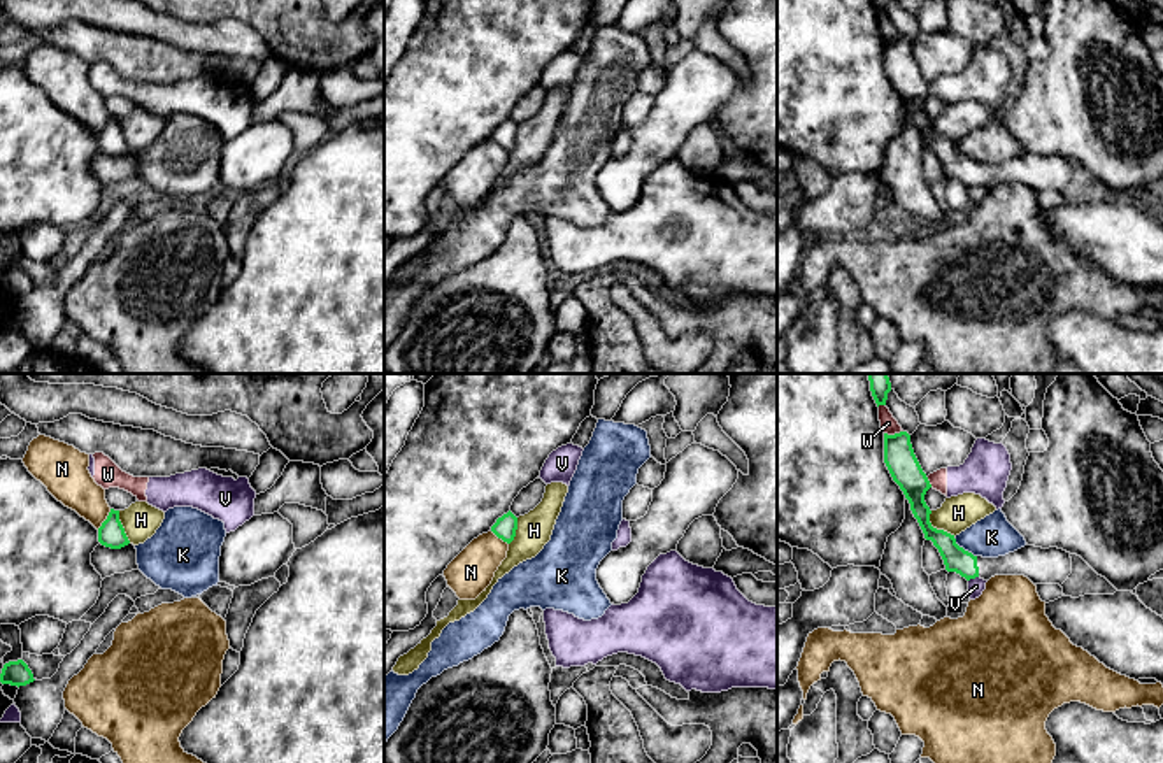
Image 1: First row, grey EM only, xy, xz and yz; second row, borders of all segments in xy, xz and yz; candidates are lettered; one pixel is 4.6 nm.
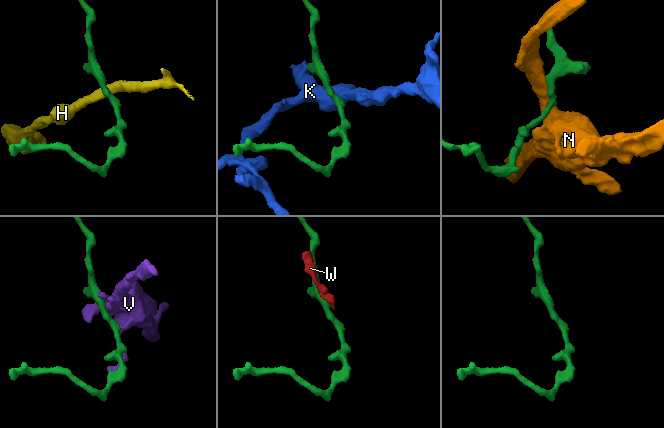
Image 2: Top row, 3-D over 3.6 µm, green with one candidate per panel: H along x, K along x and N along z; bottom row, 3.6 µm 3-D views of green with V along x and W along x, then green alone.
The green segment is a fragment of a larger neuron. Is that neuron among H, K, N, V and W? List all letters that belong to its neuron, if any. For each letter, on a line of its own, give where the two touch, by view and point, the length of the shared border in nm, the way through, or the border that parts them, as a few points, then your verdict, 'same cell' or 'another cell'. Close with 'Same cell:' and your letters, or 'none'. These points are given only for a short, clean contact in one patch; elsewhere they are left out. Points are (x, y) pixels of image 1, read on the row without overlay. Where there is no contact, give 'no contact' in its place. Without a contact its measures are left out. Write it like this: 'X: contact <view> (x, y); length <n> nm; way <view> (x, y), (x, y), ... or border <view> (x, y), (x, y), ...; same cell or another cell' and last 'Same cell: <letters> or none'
H: contact yz (935, 135); length 170 nm; border yz (930, 118), (930, 130), (955, 142); another cell
K: contact yz (962, 155); length 140 nm; border yz (953, 144), (976, 164); another cell
N: contact xy (106, 127); length 120 nm; another cell
V: contact yz (972, 185); length 50 nm; another cell
W: contact yz (895, 41); length 90 nm; another cell
Same cell: none

